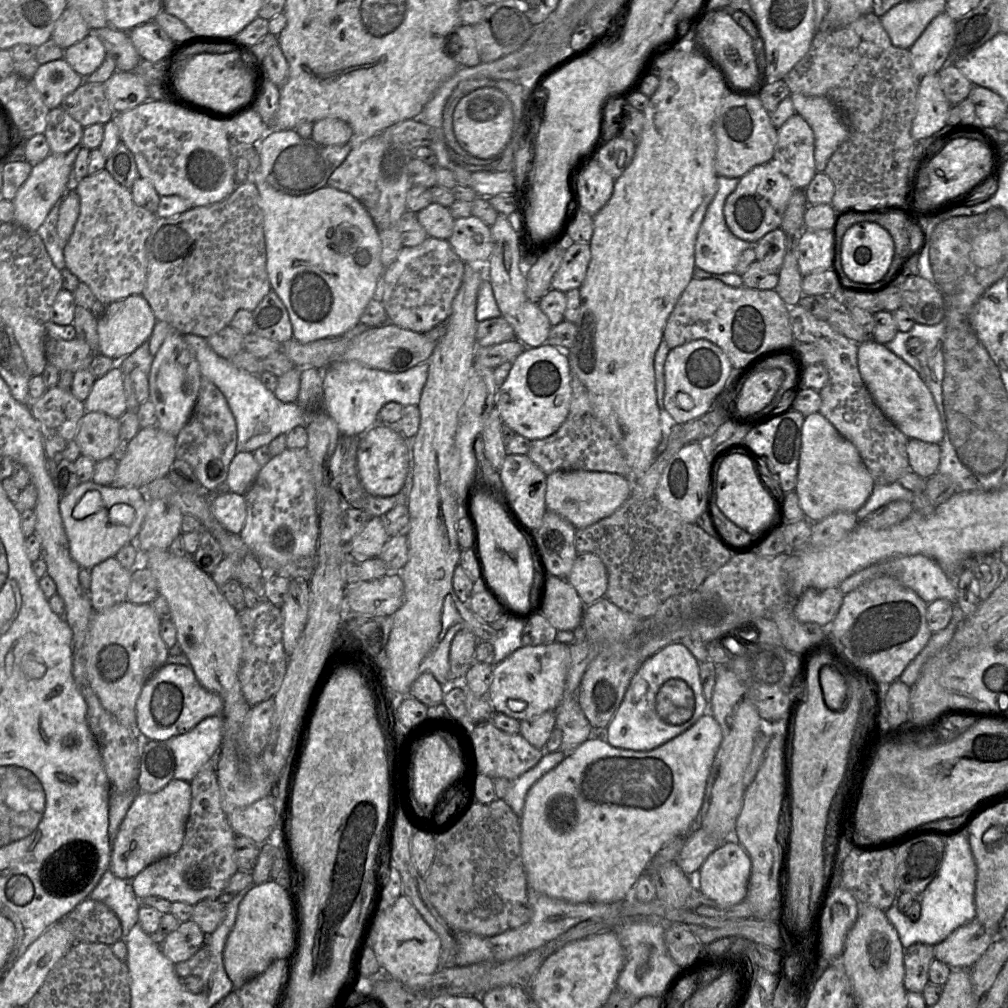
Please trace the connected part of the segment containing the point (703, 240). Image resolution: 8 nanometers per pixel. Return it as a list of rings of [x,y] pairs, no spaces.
[[[718,177],[718,190],[709,204],[699,228],[695,244],[695,266],[712,274],[735,272],[740,255],[754,244],[736,237],[728,228],[724,217],[727,197],[736,189],[739,178]]]

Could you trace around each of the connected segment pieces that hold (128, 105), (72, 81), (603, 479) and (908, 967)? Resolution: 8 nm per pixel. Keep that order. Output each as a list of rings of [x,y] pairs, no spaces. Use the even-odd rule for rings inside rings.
[[[116,71],[104,87],[115,114],[133,109],[150,99],[147,85],[134,72]]]
[[[64,59],[41,64],[31,80],[50,110],[84,82]]]
[[[556,471],[546,476],[545,507],[570,522],[575,529],[586,528],[614,513],[630,496],[630,485],[621,475],[594,471]]]
[[[916,943],[904,949],[904,987],[907,992],[922,993],[929,983],[928,972],[934,960],[933,946]]]

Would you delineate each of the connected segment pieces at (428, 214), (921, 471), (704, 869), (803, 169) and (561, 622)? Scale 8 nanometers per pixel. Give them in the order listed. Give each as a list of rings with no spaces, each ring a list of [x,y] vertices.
[[[433,202],[420,210],[417,217],[430,237],[448,240],[453,233],[455,218],[448,207]]]
[[[909,439],[907,455],[910,471],[927,479],[938,472],[940,465],[940,444]]]
[[[732,835],[707,857],[699,871],[693,873],[695,875],[688,876],[693,889],[698,888],[707,898],[722,907],[730,907],[746,898],[750,873],[750,858]]]
[[[795,113],[779,129],[772,162],[788,177],[795,189],[805,190],[817,173],[814,133]]]
[[[550,575],[542,614],[558,630],[574,631],[583,619],[585,605],[566,580]]]

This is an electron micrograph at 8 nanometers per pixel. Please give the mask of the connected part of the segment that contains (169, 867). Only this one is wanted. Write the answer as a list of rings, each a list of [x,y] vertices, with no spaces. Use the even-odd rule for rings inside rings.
[[[214,762],[206,764],[190,781],[190,786],[191,806],[182,846],[177,853],[158,859],[131,880],[138,899],[158,896],[171,903],[180,901],[195,906],[202,900],[216,900],[238,871],[236,834],[222,809]]]

